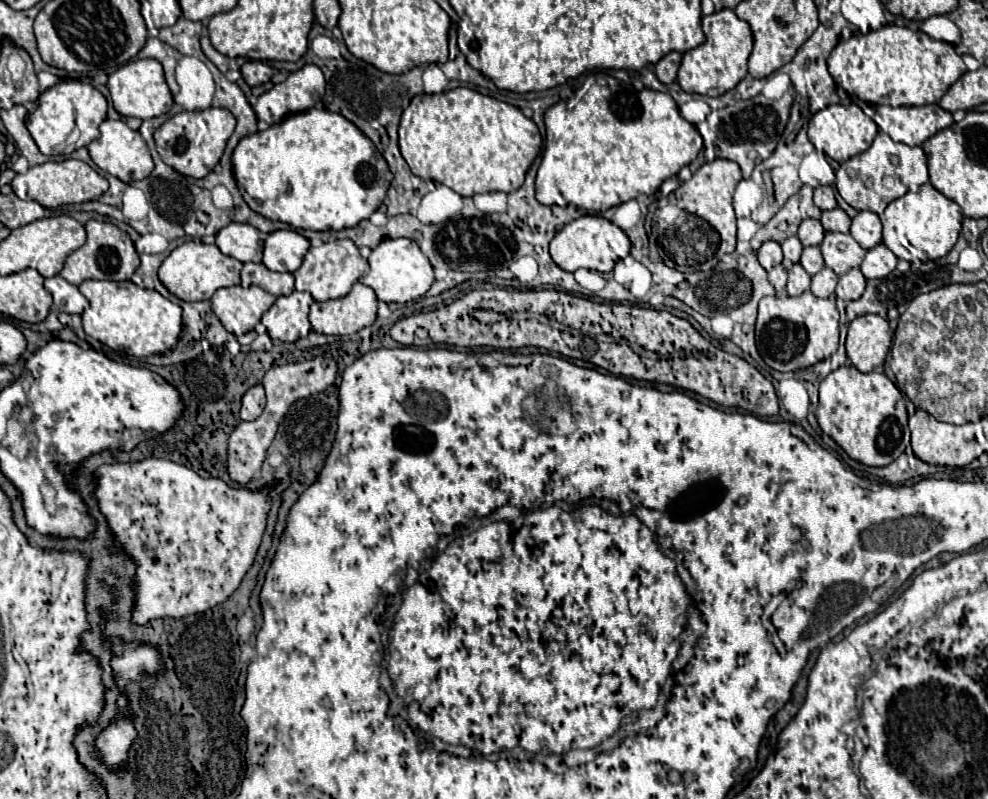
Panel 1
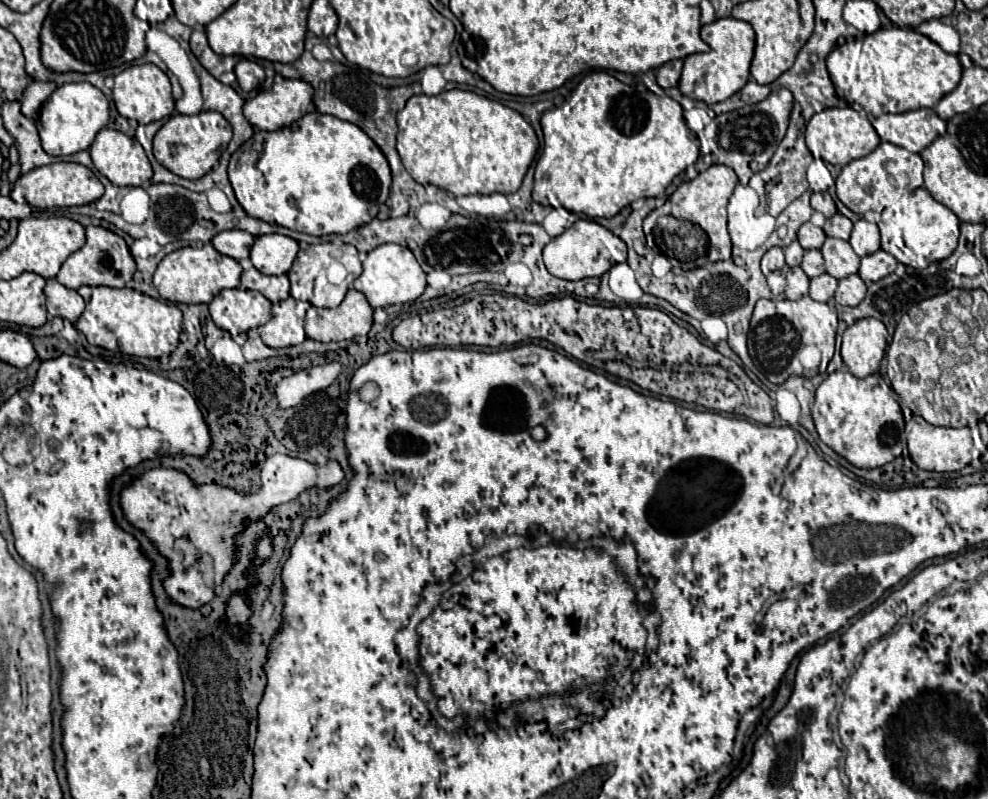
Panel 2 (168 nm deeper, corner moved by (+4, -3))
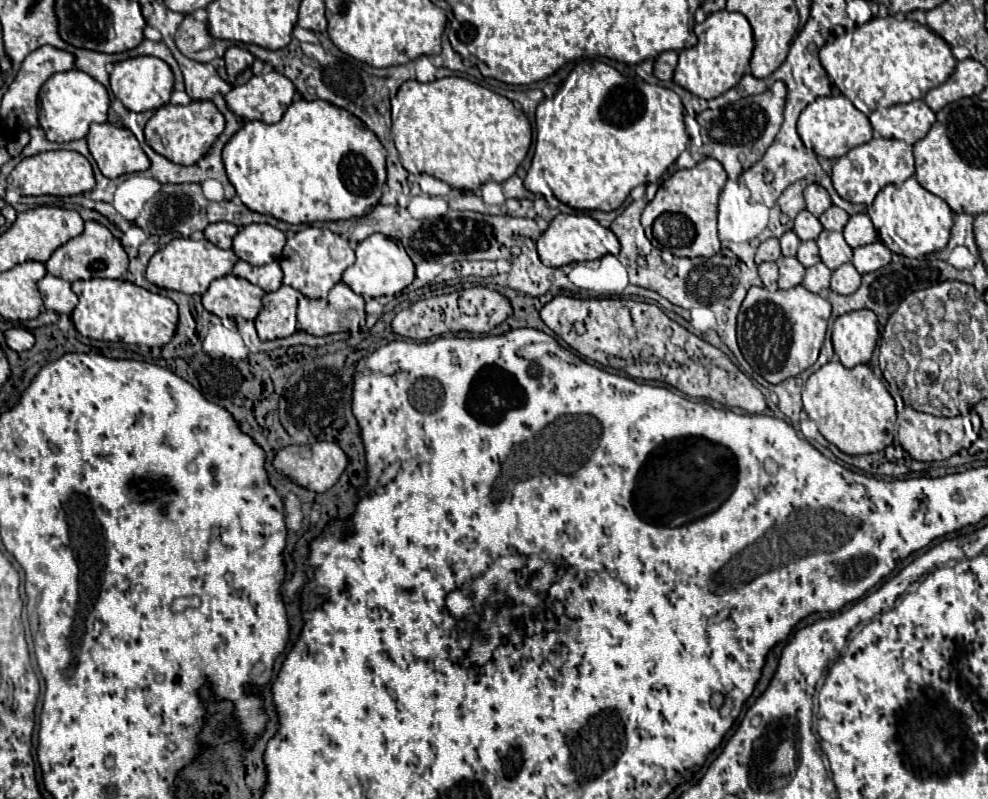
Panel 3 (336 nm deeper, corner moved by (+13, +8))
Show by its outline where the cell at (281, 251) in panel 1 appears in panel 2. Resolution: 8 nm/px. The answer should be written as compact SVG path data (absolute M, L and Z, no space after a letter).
M261 235L251 247L251 263L263 275L283 275L291 269L293 259L297 257L299 245L285 235Z

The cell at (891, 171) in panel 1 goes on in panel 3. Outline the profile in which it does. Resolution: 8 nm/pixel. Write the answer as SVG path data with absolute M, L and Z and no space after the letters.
M874 136L870 142L852 148L848 154L838 158L832 166L832 184L840 198L852 204L870 206L876 194L886 184L902 184L906 178L914 176L914 156L912 146L900 140L888 140L882 136Z

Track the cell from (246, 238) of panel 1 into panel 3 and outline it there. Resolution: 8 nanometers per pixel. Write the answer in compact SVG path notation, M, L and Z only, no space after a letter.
M214 222L208 224L204 230L204 236L218 248L232 248L232 240L236 236L238 228L230 222Z

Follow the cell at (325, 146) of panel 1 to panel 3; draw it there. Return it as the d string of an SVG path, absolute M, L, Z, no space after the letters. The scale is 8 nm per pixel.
M326 100L294 102L276 124L264 124L258 120L246 122L226 144L222 158L226 174L242 204L254 212L270 214L288 224L364 216L378 204L386 182L386 150L380 140L354 114Z

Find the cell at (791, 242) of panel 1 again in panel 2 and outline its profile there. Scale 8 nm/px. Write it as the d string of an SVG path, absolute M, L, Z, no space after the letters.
M793 241L791 245L787 245L785 249L785 261L787 261L787 265L789 267L797 267L797 265L801 265L801 259L803 259L803 247L797 243L797 241Z

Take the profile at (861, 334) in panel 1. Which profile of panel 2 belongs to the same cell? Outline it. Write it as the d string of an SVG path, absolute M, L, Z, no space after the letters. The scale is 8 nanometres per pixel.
M859 319L843 333L843 363L855 377L879 371L887 349L887 329L879 319Z

